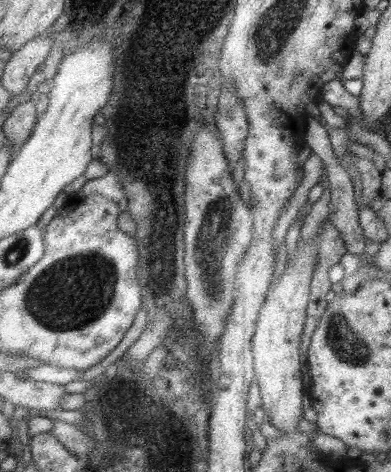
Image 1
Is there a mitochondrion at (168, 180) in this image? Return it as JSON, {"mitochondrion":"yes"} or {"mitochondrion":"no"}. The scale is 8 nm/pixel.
{"mitochondrion":"no"}

